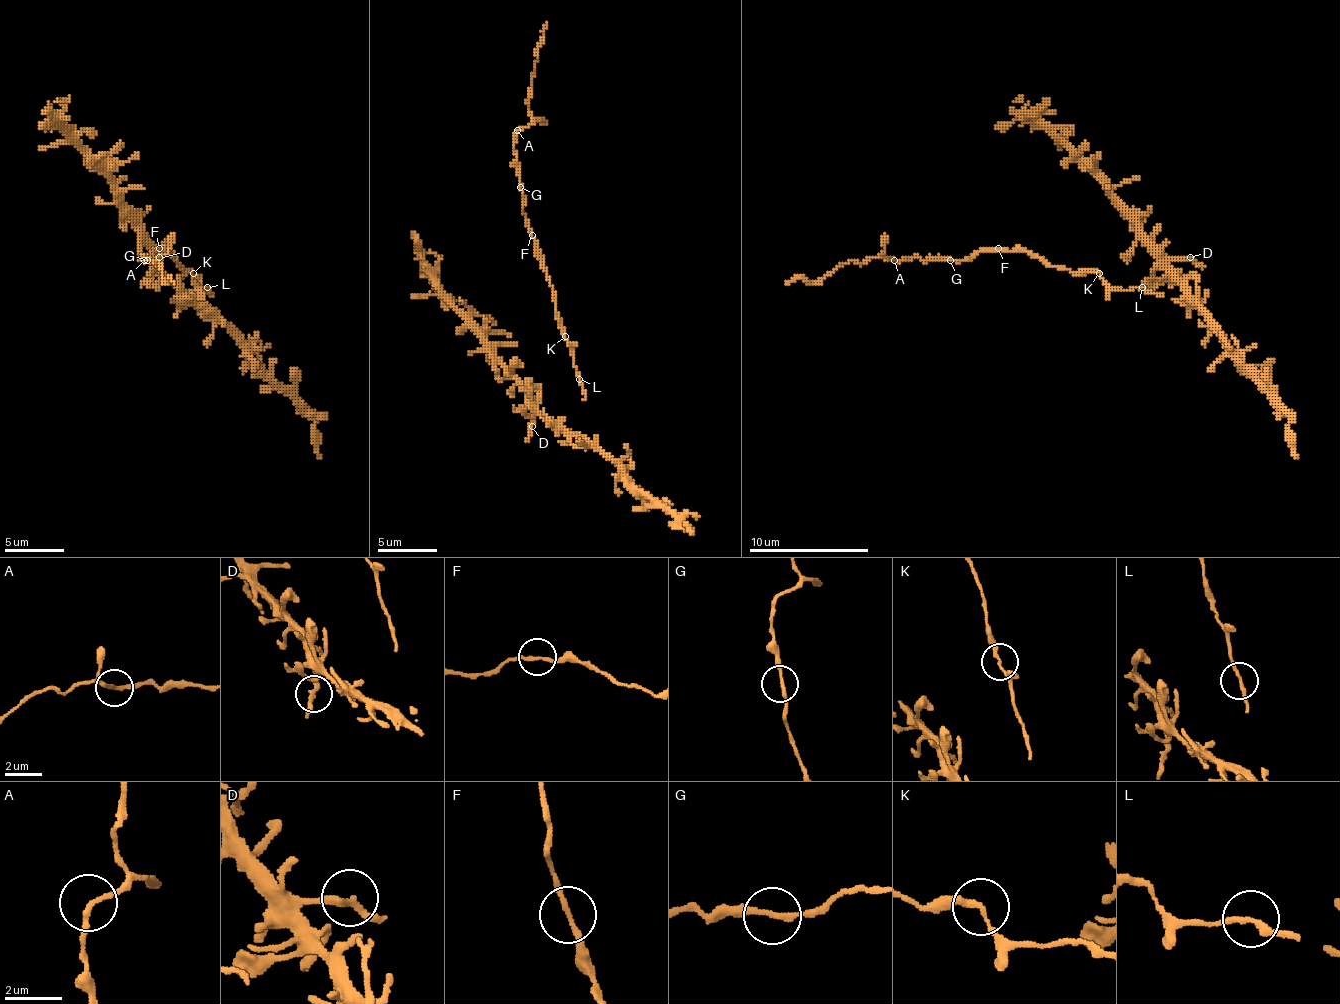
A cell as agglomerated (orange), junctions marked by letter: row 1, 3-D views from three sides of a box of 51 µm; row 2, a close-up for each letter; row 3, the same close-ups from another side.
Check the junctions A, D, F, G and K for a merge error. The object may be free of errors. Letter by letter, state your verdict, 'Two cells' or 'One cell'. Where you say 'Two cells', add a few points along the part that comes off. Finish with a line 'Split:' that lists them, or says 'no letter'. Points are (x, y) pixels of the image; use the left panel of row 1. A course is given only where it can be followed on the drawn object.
A: One cell
D: One cell
F: One cell
G: One cell
K: One cell
Split: no letter

